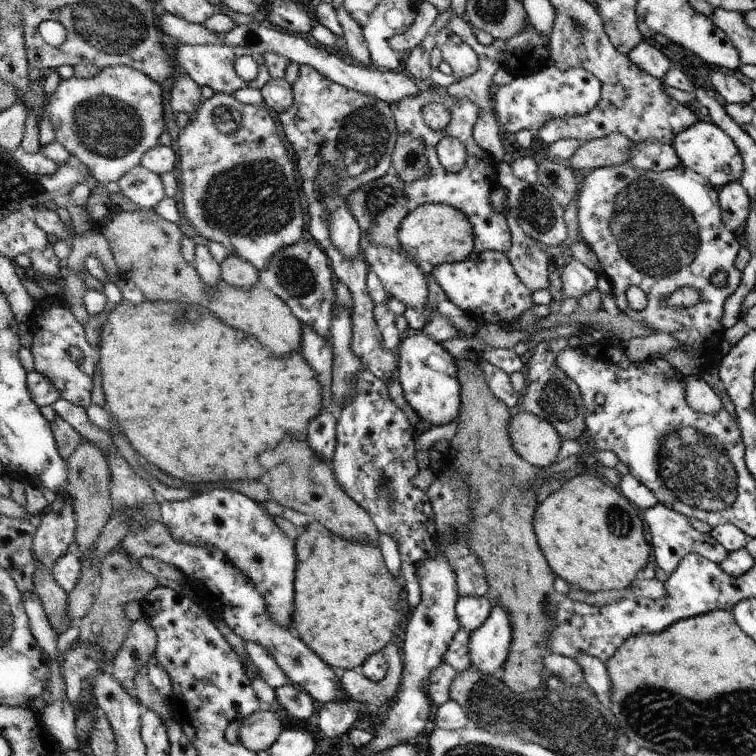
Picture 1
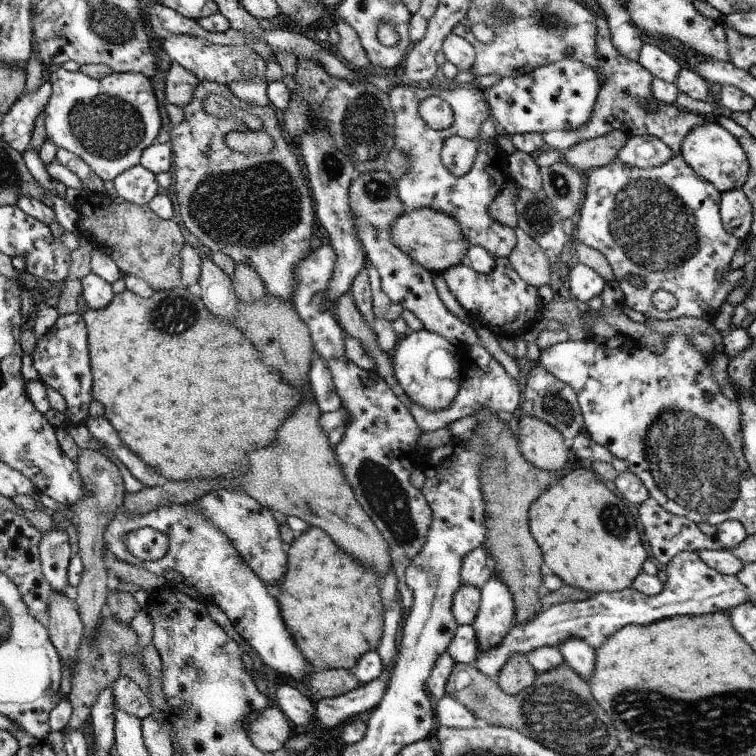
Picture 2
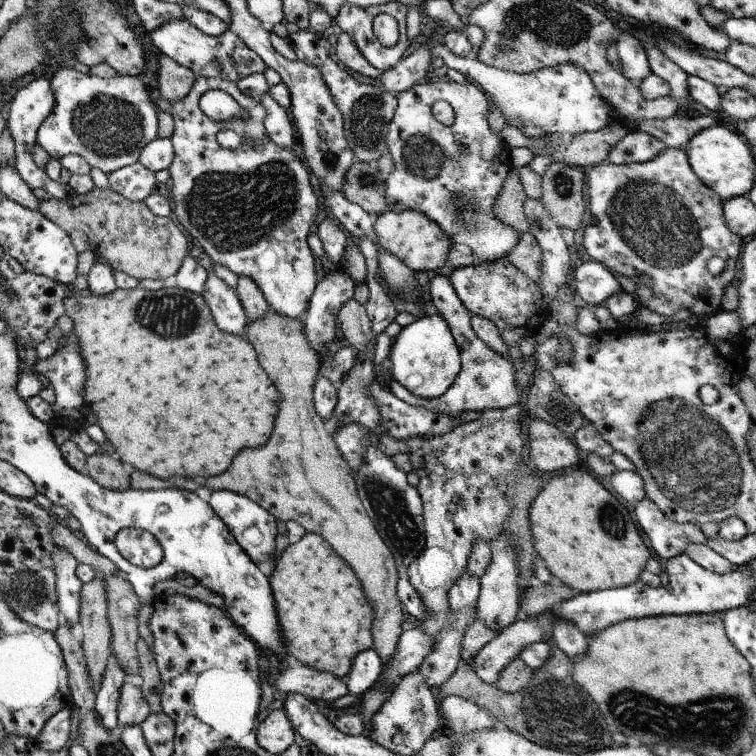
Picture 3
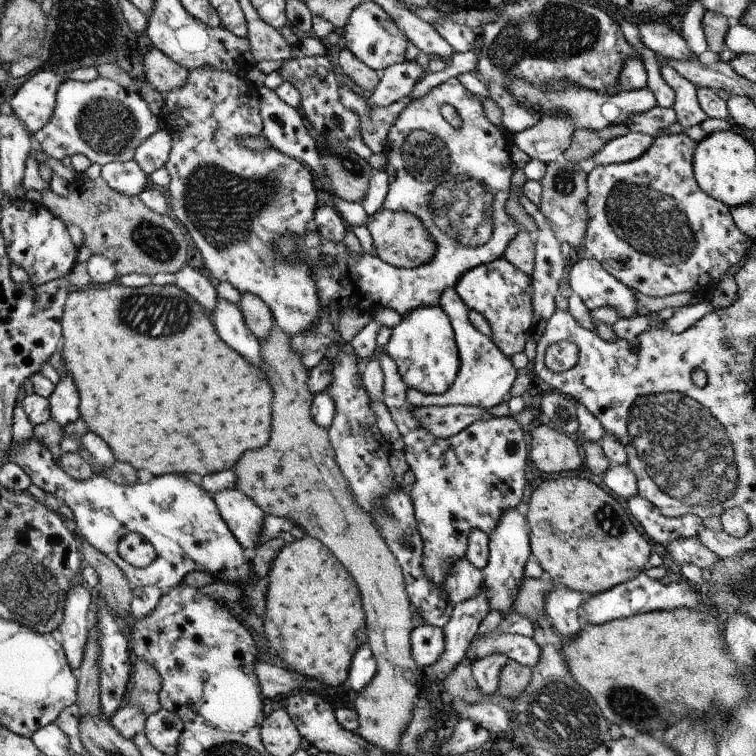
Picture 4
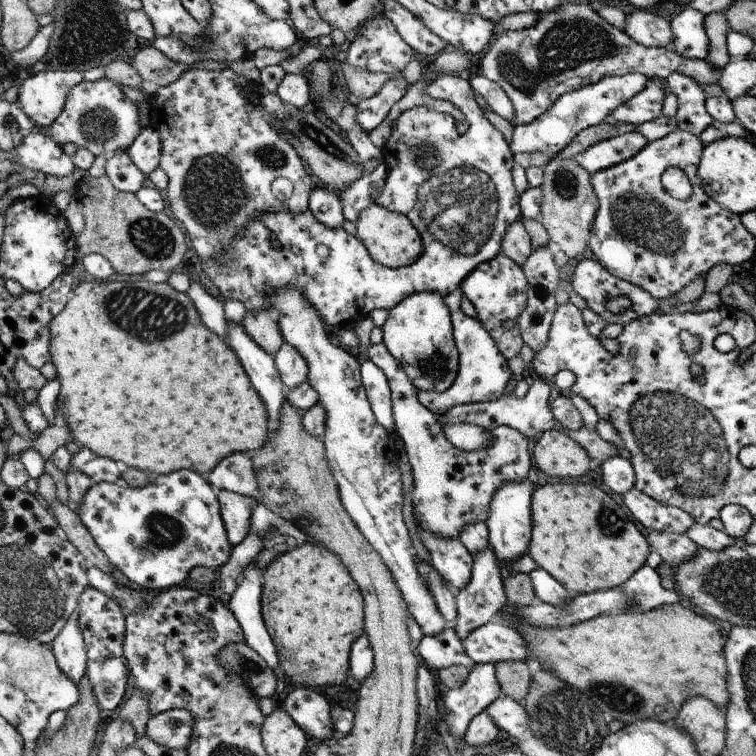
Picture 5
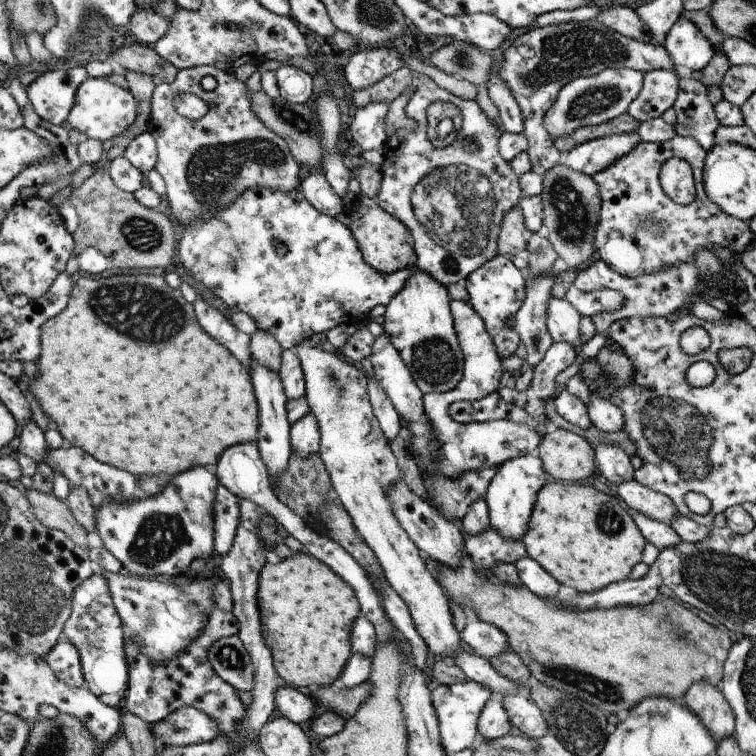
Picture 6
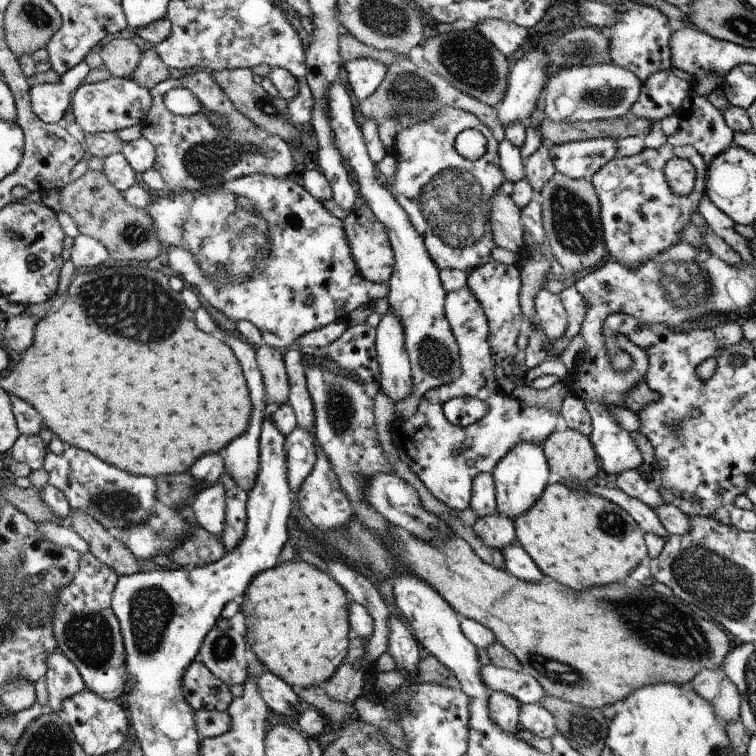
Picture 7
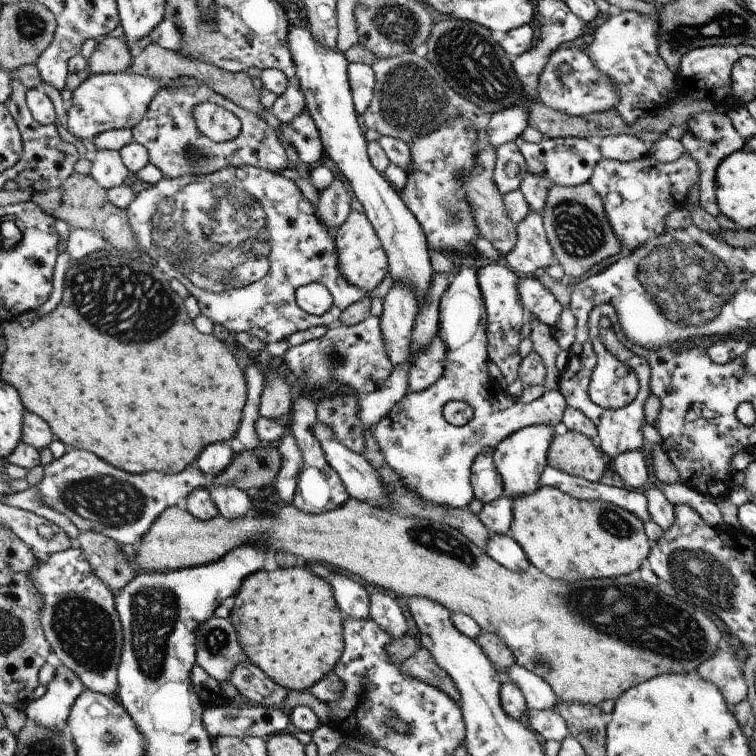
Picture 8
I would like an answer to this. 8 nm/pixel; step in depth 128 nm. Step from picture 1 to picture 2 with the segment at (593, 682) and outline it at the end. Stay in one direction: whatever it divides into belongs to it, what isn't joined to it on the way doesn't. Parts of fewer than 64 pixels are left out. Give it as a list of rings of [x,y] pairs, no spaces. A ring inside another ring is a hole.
[[[568,639],[558,647],[565,658],[566,666],[588,681],[595,672],[596,653],[587,642]]]

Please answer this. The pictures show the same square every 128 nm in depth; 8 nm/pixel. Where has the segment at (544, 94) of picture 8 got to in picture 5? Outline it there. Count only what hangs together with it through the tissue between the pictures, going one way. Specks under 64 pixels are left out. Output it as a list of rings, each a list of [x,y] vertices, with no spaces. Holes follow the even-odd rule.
[[[641,72],[626,73],[615,77],[604,77],[596,84],[589,84],[562,94],[544,114],[532,122],[513,127],[512,138],[508,140],[510,150],[513,154],[542,153],[548,159],[553,159],[581,130],[604,122],[617,106],[643,91],[647,87],[647,79],[648,77]]]

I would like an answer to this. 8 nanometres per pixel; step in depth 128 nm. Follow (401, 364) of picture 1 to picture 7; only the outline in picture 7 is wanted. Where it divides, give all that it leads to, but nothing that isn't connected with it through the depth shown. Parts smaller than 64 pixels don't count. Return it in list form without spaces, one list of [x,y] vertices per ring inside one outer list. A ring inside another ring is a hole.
[[[339,78],[331,84],[327,91],[327,95],[329,97],[328,109],[326,110],[337,149],[343,156],[343,161],[346,160],[346,162],[348,162],[348,170],[350,170],[352,174],[356,172],[356,176],[358,176],[357,182],[359,184],[358,197],[360,200],[367,202],[367,205],[372,209],[377,220],[385,226],[385,231],[389,236],[389,241],[395,254],[393,273],[388,280],[389,293],[387,297],[389,310],[396,315],[396,318],[399,318],[404,329],[404,346],[409,354],[413,382],[413,393],[407,399],[398,401],[395,404],[395,416],[409,419],[412,418],[412,415],[416,414],[420,399],[424,396],[424,393],[427,393],[430,389],[454,382],[461,373],[459,346],[445,315],[444,305],[447,292],[441,283],[439,275],[440,270],[431,259],[428,248],[424,246],[422,235],[416,232],[416,229],[409,221],[406,211],[398,204],[398,201],[392,196],[392,193],[388,192],[375,164],[369,157],[361,128],[357,126],[354,121],[354,110],[352,102],[350,101],[350,96]]]

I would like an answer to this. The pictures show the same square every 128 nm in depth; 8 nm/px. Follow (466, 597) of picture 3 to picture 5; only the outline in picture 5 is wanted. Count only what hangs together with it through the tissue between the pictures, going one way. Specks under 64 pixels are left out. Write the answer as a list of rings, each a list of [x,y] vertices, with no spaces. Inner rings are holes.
[[[416,521],[417,531],[431,556],[431,565],[454,592],[471,582],[473,556],[459,539],[445,539],[424,530]]]

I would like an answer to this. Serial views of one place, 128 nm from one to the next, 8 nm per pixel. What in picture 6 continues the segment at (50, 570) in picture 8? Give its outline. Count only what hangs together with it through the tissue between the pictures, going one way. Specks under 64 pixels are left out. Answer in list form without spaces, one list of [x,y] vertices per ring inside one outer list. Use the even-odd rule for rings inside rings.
[[[104,569],[98,570],[74,594],[74,607],[71,618],[66,622],[62,635],[66,635],[72,644],[76,645],[82,659],[85,687],[97,695],[104,703],[112,708],[122,704],[120,700],[127,694],[130,684],[127,656],[124,656],[126,642],[122,636],[122,621],[119,611],[114,612],[114,599],[111,597],[109,586],[103,577]]]

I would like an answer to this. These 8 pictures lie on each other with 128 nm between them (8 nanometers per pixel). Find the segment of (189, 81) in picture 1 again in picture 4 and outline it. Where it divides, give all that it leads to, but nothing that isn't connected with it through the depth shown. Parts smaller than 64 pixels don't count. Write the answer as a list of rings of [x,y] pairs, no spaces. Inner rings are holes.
[[[150,50],[144,59],[145,78],[154,90],[163,96],[183,87],[187,83],[190,71],[161,50]]]

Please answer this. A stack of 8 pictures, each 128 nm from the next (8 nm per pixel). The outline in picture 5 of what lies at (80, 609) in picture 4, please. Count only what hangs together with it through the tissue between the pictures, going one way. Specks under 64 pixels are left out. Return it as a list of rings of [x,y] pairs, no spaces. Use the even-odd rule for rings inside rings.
[[[78,612],[71,614],[62,632],[51,645],[58,660],[59,669],[77,684],[82,681],[87,672],[88,657]]]

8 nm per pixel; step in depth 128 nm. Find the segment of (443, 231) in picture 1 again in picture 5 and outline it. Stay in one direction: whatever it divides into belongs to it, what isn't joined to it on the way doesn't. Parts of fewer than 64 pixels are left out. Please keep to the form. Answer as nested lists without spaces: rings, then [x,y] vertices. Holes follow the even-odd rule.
[[[374,203],[360,211],[355,225],[356,238],[364,243],[369,255],[382,266],[393,269],[405,267],[416,262],[416,259],[423,253],[424,242],[420,233],[405,214],[385,209],[378,203]]]

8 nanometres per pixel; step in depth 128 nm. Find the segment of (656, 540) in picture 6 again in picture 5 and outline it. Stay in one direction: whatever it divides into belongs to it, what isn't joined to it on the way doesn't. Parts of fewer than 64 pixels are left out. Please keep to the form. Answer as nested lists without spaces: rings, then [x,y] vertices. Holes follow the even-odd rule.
[[[648,532],[646,538],[650,548],[655,548],[662,558],[662,563],[655,568],[662,578],[673,576],[672,567],[690,561],[699,550],[699,546],[686,533]]]

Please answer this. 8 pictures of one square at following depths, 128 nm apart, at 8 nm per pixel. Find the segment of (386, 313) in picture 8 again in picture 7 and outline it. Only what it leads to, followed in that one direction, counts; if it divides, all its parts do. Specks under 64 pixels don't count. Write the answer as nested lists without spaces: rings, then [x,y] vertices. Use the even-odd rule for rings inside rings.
[[[388,310],[375,328],[375,349],[381,391],[395,403],[407,399],[413,393],[411,364],[404,341],[401,321]]]

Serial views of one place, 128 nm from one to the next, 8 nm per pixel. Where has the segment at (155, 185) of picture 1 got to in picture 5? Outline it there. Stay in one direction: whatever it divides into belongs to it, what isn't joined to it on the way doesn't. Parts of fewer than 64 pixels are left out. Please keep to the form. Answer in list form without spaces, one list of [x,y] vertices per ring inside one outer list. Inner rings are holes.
[[[126,151],[116,152],[107,157],[105,175],[120,191],[138,194],[144,184],[144,173]]]

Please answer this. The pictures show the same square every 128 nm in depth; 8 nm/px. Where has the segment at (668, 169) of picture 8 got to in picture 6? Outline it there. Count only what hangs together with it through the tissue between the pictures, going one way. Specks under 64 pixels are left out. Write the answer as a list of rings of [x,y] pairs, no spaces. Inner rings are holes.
[[[675,134],[671,139],[661,143],[640,141],[634,150],[593,176],[601,198],[599,221],[594,237],[595,251],[613,271],[630,278],[652,275],[669,267],[678,267],[682,263],[694,263],[698,250],[708,249],[715,252],[716,246],[724,246],[735,255],[742,253],[755,240],[755,234],[750,230],[748,222],[726,214],[705,194],[701,168],[704,166],[706,155],[705,148],[695,138]],[[672,157],[685,160],[696,169],[696,198],[690,204],[675,203],[661,187],[660,169]]]

